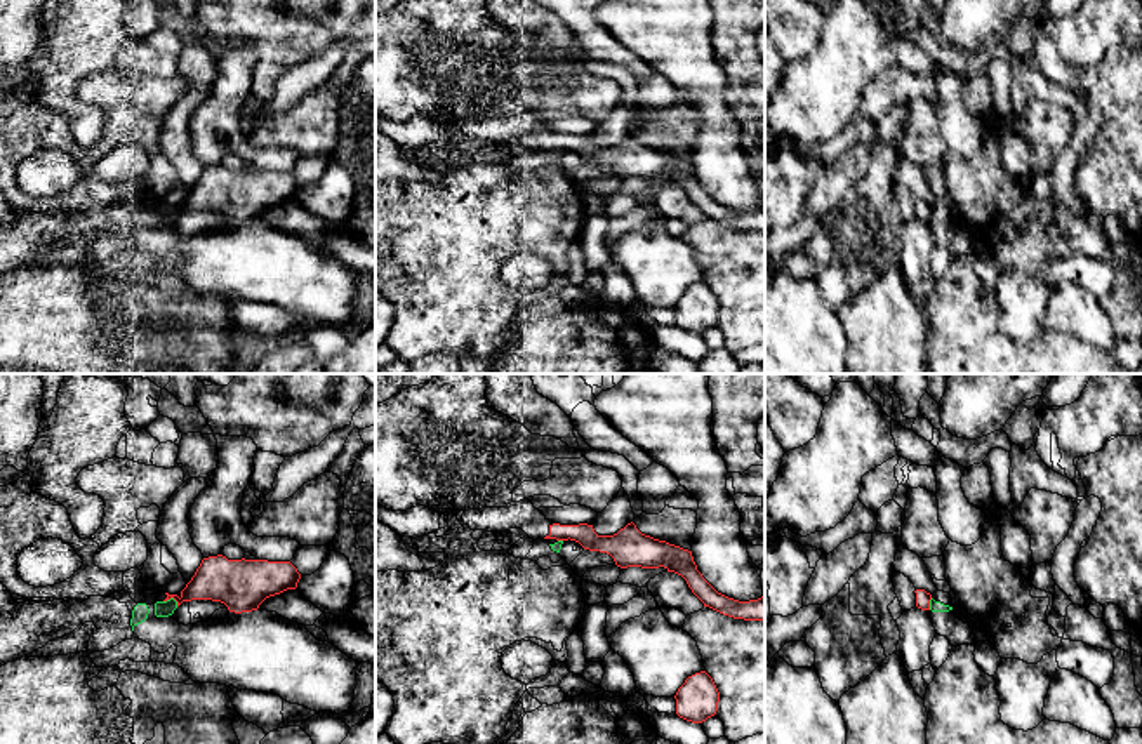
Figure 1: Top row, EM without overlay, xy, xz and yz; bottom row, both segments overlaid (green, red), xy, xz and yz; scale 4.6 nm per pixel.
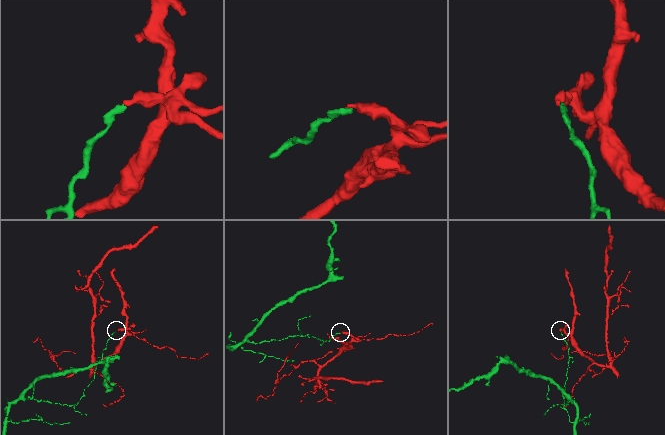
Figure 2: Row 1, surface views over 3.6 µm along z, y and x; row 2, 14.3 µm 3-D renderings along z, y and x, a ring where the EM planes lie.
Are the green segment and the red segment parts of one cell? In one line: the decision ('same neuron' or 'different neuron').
different neuron

